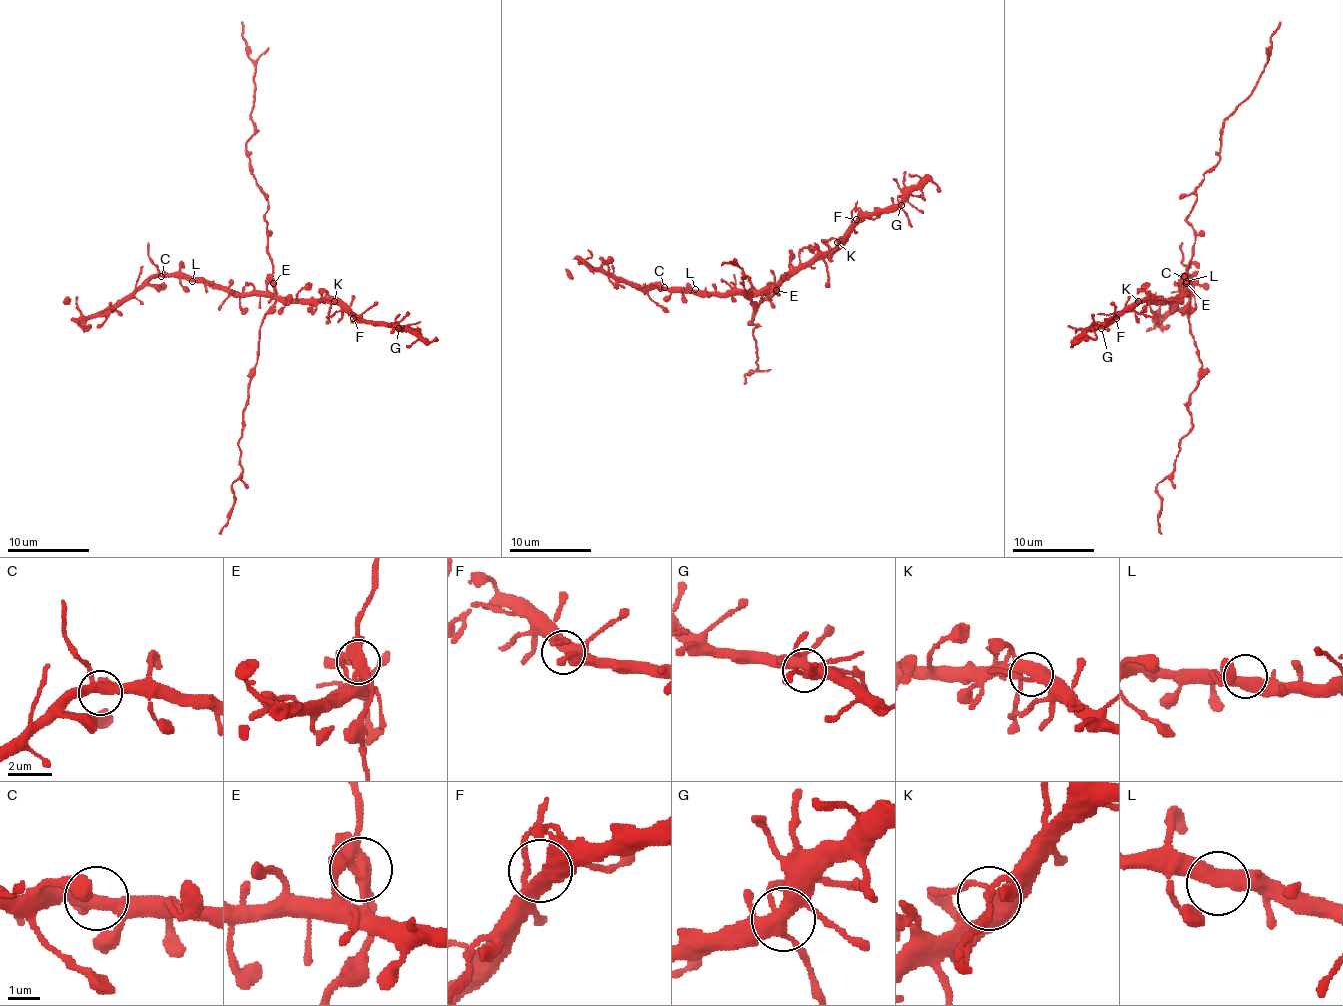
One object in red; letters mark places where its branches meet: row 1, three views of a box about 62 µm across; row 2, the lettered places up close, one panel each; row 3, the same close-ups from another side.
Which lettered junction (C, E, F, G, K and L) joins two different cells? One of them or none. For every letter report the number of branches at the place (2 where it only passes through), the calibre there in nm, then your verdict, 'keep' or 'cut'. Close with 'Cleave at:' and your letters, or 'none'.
C: 4 branches meet; 360 nm thick; keep
E: 5 branches meet; 400 nm thick; keep
F: 4 branches meet; 400 nm thick; keep
G: 6 branches meet; 440 nm thick; keep
K: 3 branches meet; 440 nm thick; keep
L: 2 branches meet; 480 nm thick; keep
Cleave at: none

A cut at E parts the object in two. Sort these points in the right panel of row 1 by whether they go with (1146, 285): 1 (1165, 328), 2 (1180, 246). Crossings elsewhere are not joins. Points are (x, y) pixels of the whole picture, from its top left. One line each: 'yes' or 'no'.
1: yes
2: yes

